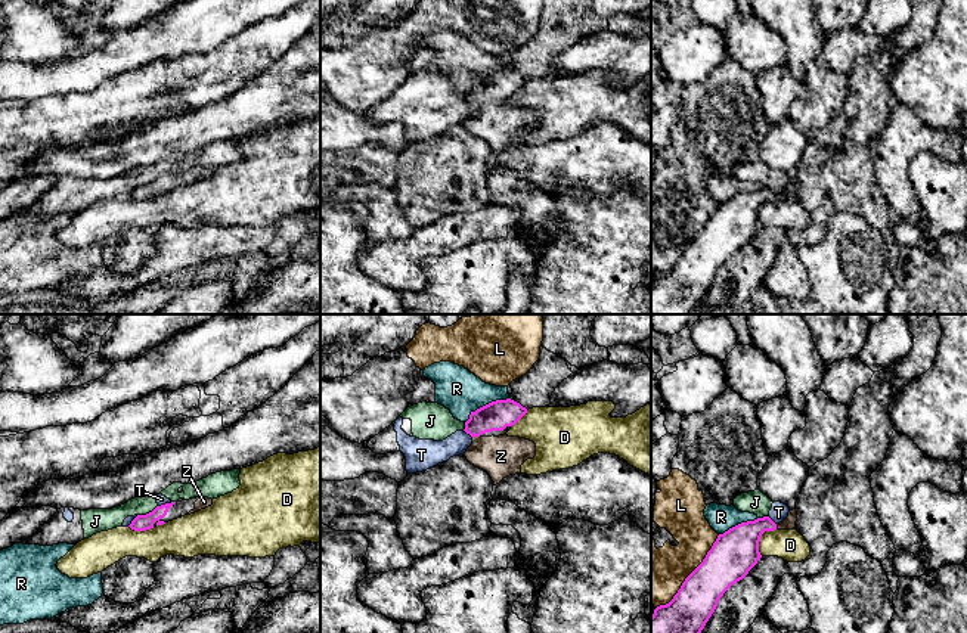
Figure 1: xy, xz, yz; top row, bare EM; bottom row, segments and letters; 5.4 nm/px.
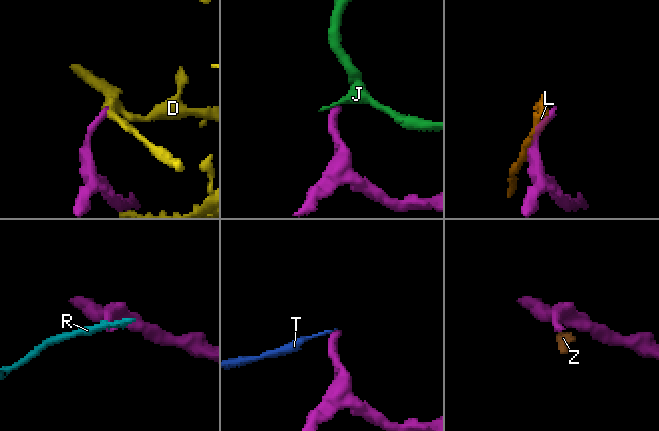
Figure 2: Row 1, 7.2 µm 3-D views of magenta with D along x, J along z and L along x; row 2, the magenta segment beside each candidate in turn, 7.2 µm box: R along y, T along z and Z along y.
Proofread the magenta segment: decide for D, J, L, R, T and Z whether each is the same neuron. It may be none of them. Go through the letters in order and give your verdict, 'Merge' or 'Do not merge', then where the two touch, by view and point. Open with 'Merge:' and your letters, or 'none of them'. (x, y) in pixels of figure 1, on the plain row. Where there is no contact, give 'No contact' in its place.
Merge: Z
D: Do not merge. Touches magenta at yz (761, 205)
J: Do not merge. Touches magenta at xy (146, 183)
L: Do not merge. Touches magenta at yz (690, 244)
R: Do not merge. Touches magenta at xz (486, 74)
T: Do not merge. Touches magenta at xz (468, 102)
Z: Merge. Touches magenta at xz (476, 105)

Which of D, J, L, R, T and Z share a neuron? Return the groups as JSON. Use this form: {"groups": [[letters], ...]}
{"groups": [["D"], ["J", "T"], ["L"], ["R"], ["Z"]]}

